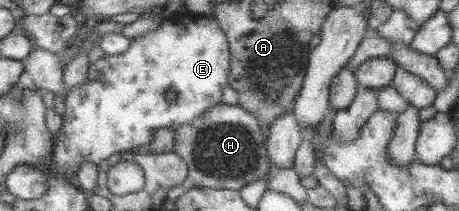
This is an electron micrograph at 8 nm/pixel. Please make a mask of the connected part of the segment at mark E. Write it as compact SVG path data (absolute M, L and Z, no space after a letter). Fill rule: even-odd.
M205 16L204 18L190 20L190 22L188 20L186 22L174 22L174 20L163 19L162 23L151 30L151 32L146 32L143 36L130 40L128 49L124 50L123 54L117 56L104 55L100 59L88 64L84 83L78 87L68 89L66 94L62 96L64 106L62 125L56 131L56 137L54 137L54 143L52 143L50 149L52 172L63 175L66 170L75 171L80 162L92 162L92 164L97 165L98 162L102 162L102 160L108 158L108 156L112 156L112 154L128 152L138 148L138 146L148 144L148 140L152 138L152 132L156 128L173 129L180 126L180 124L188 124L198 116L201 116L206 109L220 105L220 90L222 90L224 84L228 83L228 60L230 60L229 47L227 46L224 34L220 31L217 24L214 23L212 16Z

